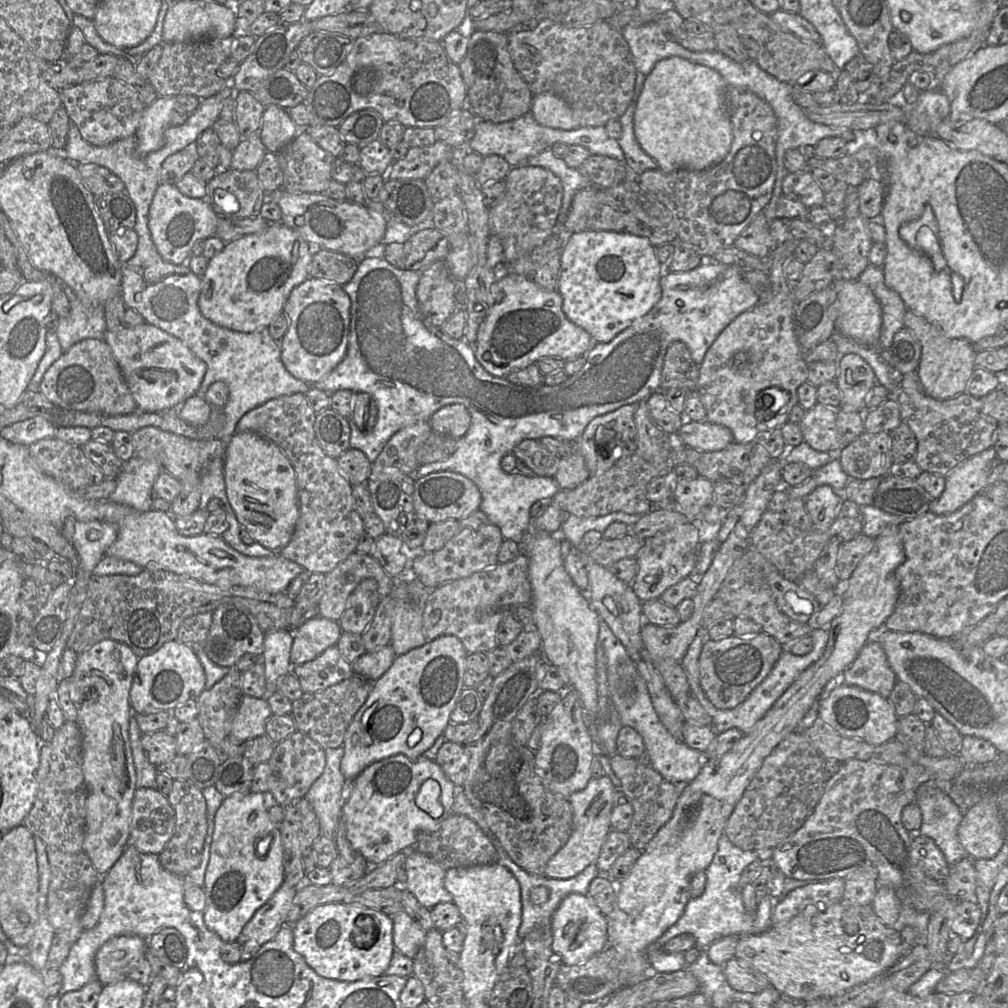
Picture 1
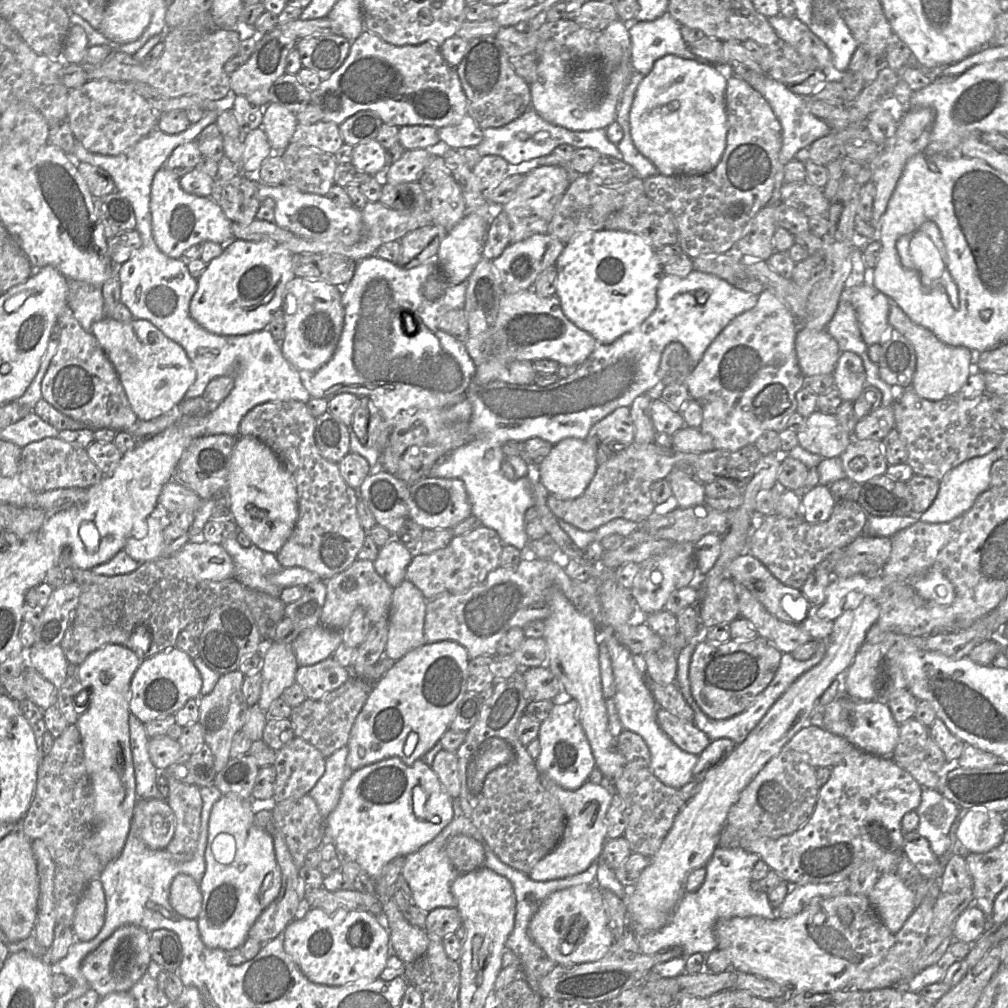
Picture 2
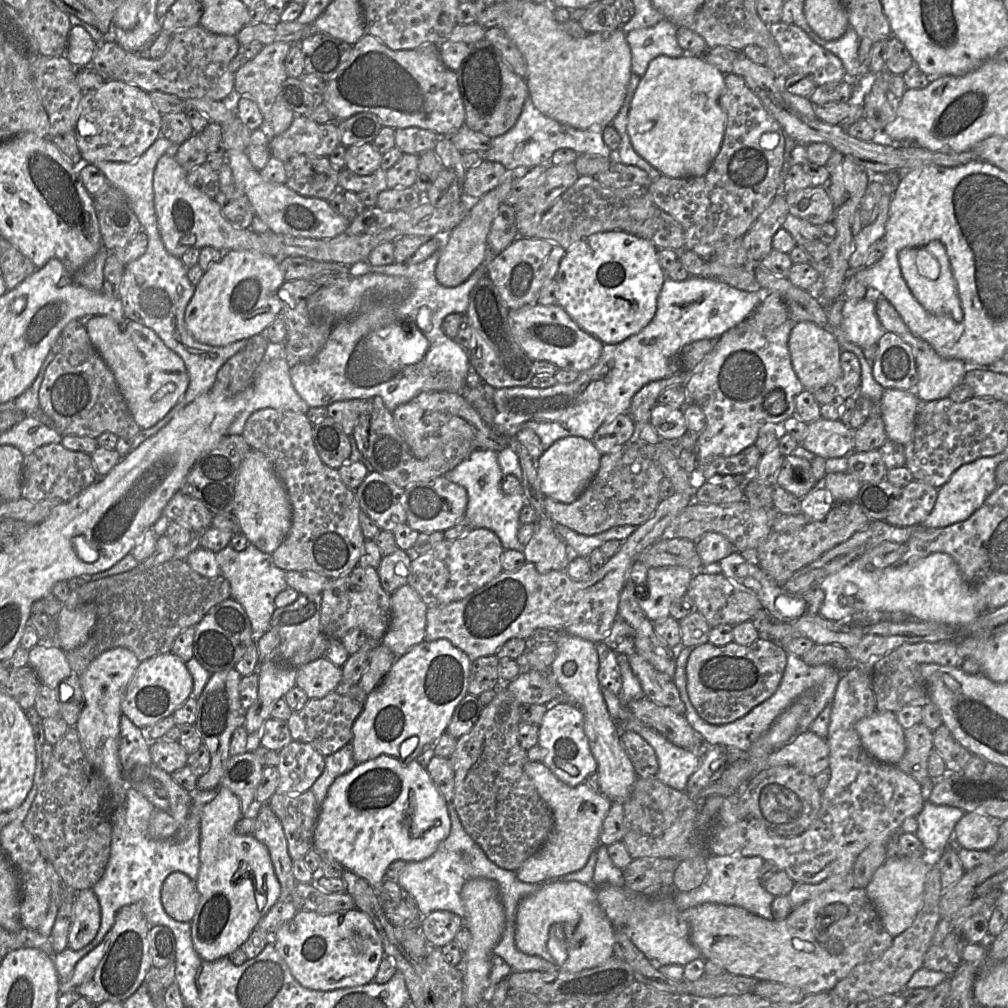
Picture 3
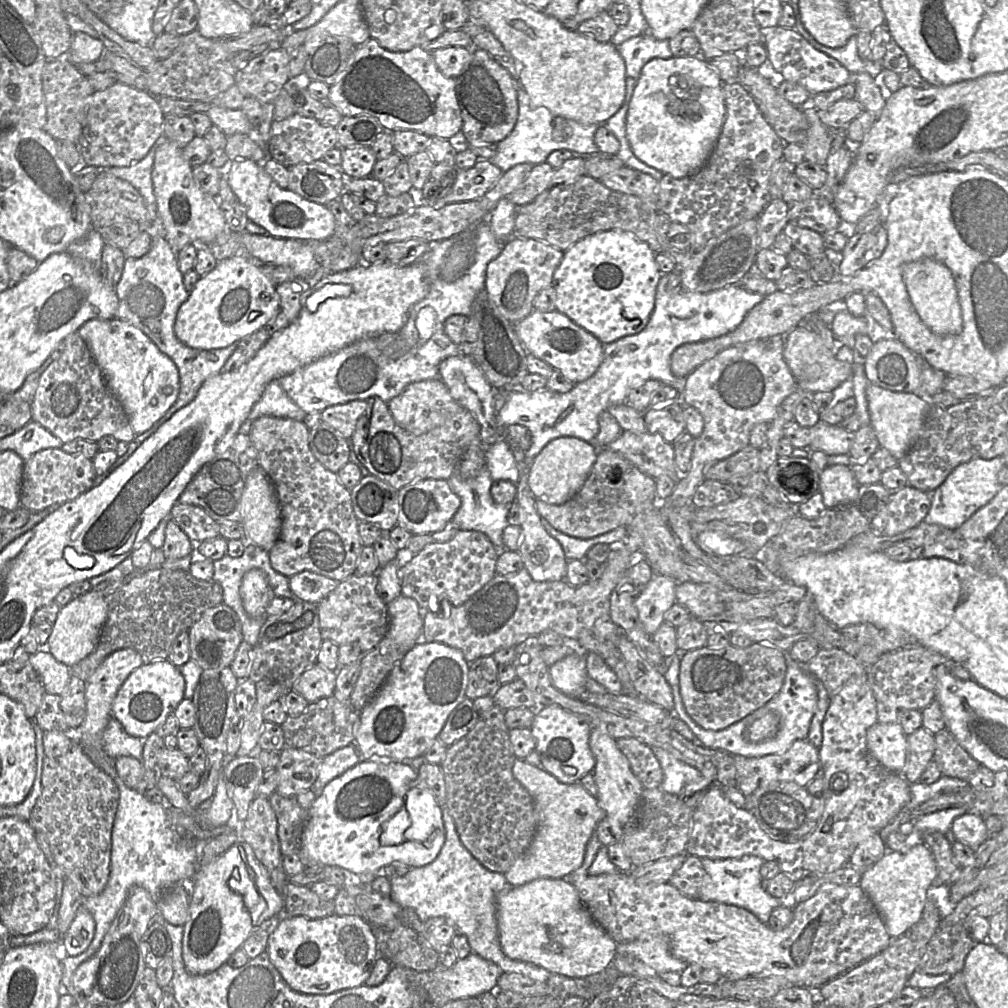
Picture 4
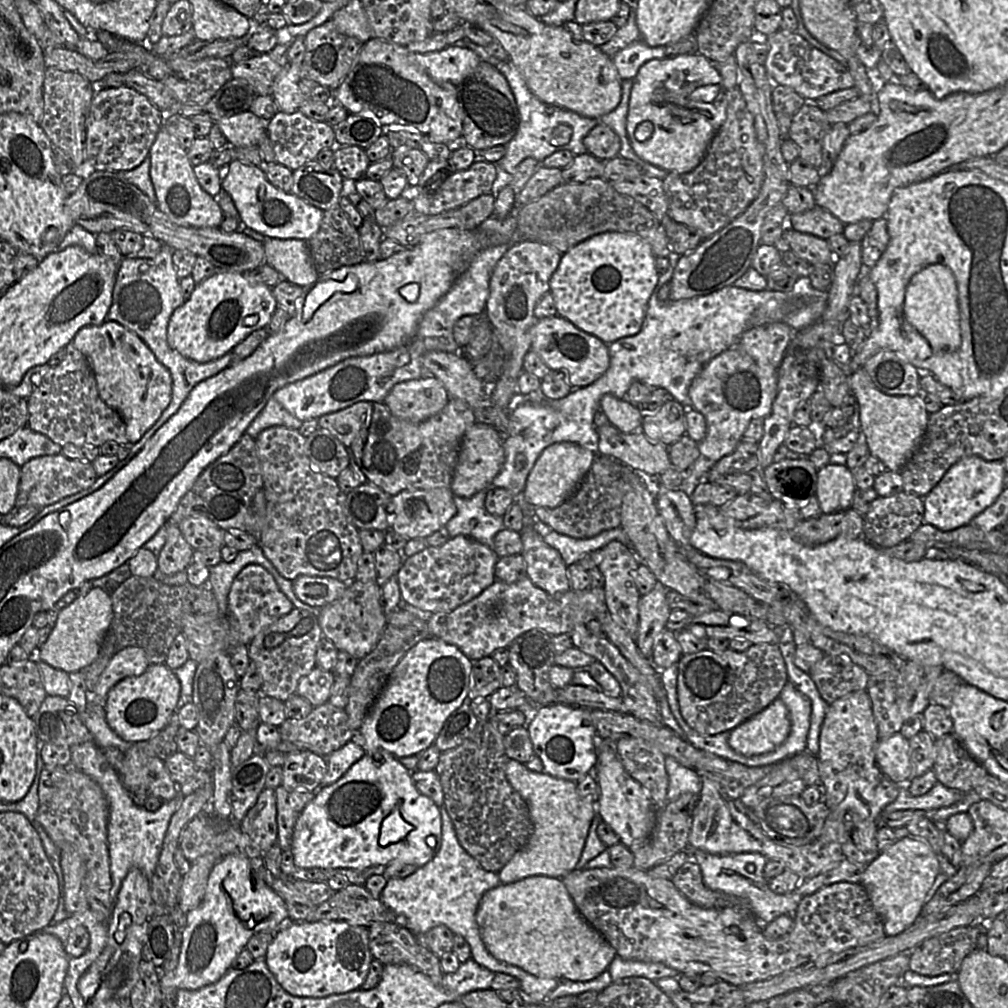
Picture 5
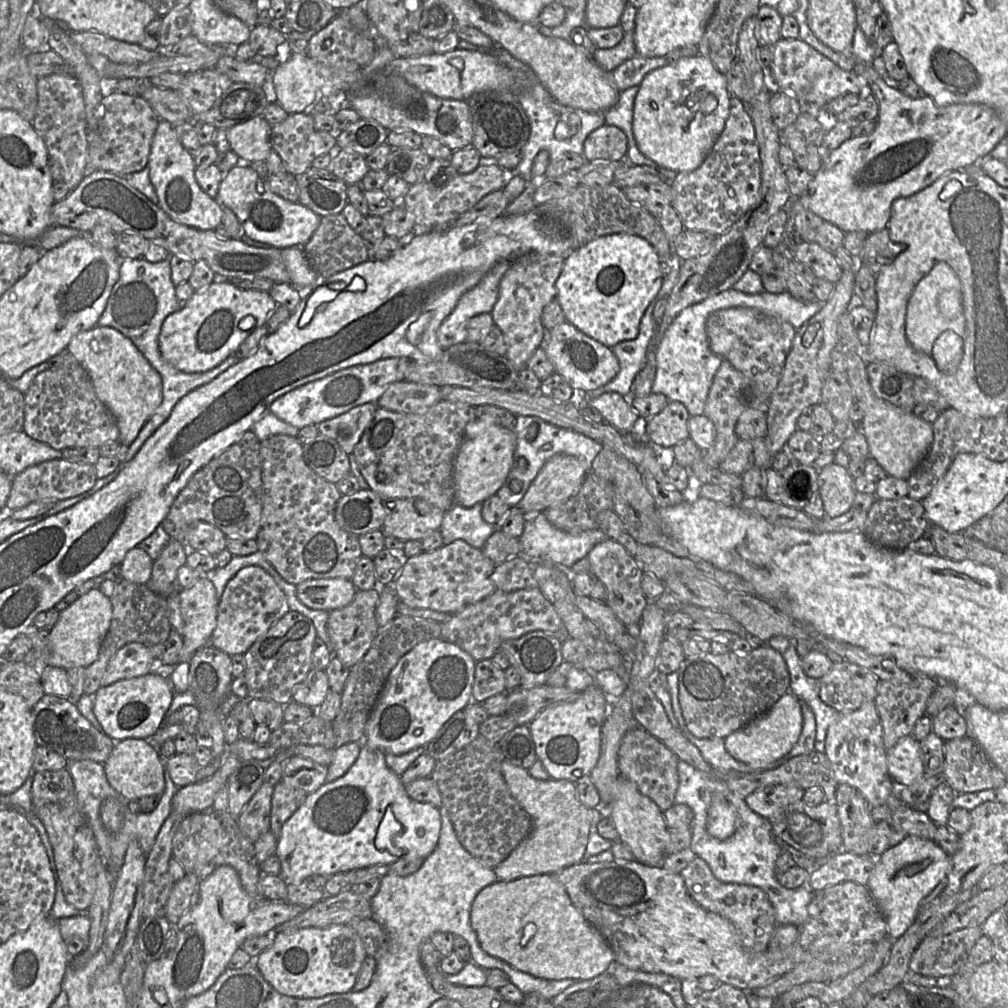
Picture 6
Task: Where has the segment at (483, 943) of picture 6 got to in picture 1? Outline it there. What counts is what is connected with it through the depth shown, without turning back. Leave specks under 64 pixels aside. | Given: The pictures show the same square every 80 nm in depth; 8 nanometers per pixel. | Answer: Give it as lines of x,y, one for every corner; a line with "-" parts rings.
571,893
559,904
551,918
552,949
557,953
564,965
584,963
595,954
601,952
608,944
607,918
588,894

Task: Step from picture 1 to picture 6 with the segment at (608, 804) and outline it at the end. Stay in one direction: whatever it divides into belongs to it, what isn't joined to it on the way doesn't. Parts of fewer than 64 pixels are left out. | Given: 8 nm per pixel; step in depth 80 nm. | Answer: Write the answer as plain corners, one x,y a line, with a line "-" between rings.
504,760
501,770
505,782
514,799
530,815
532,829
529,835
499,863
494,872
499,880
511,881
520,877
538,874
557,874
563,868
582,862
588,843
592,821
592,809
583,805
577,797
576,784
568,780
540,780
532,777
528,770

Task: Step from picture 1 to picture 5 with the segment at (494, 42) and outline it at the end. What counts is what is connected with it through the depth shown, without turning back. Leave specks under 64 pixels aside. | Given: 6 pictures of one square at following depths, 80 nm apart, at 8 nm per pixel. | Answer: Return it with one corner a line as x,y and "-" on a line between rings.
481,61
476,70
457,85
457,97
462,110
462,136
476,152
504,146
517,133
520,113
514,94
505,76
492,64

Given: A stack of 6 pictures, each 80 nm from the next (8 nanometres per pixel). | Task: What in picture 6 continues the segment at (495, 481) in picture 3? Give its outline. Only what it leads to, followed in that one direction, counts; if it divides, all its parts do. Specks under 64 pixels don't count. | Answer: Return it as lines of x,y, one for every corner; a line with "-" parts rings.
478,502
472,507
463,507
458,503
445,512
439,528
443,538
443,545
457,539
462,539
475,548
482,548
491,534
497,531
493,524
482,518
483,502

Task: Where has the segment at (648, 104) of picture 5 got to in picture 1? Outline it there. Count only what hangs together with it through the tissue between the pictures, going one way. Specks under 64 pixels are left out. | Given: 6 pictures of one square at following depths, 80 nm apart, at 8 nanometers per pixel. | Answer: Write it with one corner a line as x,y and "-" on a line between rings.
681,57
658,61
646,76
634,112
634,134
641,148
658,164
658,169
670,173
679,169
702,171
719,164
732,143
732,126
728,112
728,84
714,69

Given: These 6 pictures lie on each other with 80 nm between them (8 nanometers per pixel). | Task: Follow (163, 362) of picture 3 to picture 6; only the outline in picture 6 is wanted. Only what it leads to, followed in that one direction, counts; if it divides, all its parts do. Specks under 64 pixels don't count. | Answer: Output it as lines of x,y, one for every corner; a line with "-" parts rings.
95,326
77,333
66,350
87,371
98,399
114,415
120,444
130,445
162,401
162,379
134,343
118,330

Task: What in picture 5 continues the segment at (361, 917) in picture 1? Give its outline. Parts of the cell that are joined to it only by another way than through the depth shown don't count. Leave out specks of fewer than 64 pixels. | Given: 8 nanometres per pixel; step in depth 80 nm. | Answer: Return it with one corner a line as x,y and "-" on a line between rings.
344,921
293,922
274,933
265,956
278,983
293,996
322,998
360,989
373,956
368,927

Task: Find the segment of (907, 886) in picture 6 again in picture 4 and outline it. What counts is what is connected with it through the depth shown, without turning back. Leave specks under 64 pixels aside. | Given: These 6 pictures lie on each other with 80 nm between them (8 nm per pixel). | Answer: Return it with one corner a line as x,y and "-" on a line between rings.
913,841
906,851
888,850
873,866
862,873
860,886
880,914
887,933
898,937
921,917
925,902
937,881
937,865
923,841

